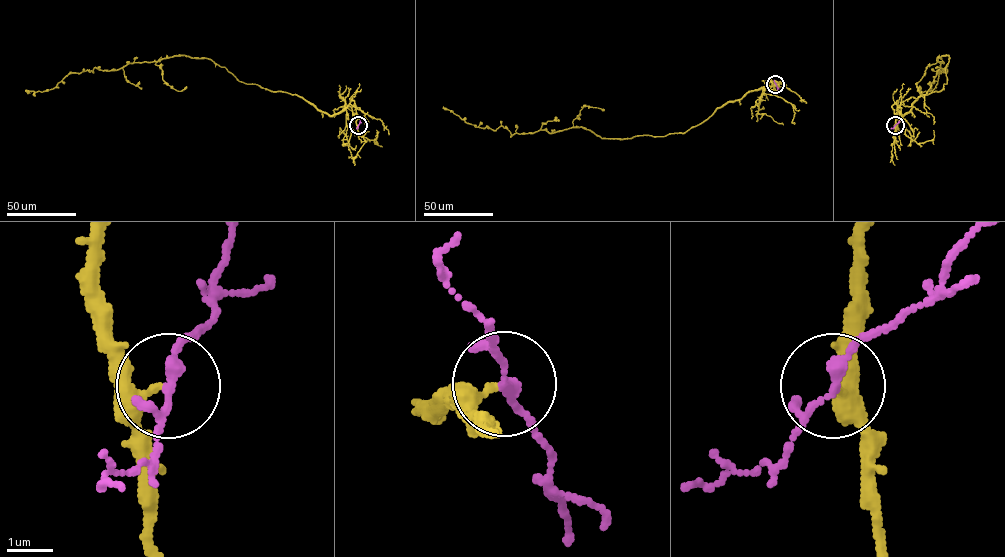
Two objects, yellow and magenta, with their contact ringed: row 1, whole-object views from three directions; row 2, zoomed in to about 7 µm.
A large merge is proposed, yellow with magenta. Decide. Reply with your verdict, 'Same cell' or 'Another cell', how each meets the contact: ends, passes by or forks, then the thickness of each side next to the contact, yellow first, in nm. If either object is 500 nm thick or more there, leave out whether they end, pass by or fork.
Same cell. At the ring yellow forks. At the ring magenta forks. Thickness 170 nm (yellow) against 170 nm

